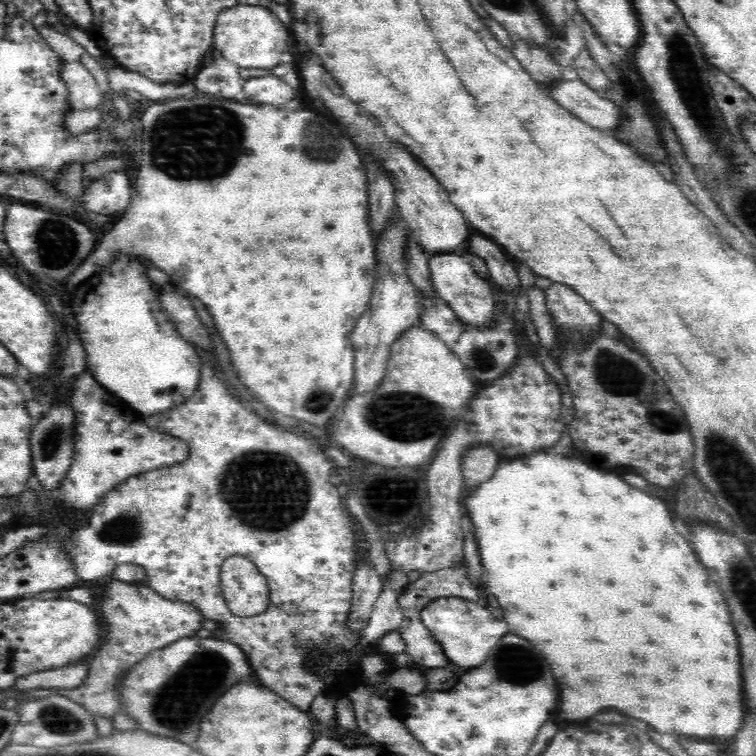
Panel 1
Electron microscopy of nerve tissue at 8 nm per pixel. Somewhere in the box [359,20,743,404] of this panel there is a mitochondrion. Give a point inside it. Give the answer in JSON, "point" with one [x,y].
{"point":[707,121]}

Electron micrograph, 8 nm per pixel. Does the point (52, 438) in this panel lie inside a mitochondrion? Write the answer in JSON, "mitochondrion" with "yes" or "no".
{"mitochondrion":"yes"}

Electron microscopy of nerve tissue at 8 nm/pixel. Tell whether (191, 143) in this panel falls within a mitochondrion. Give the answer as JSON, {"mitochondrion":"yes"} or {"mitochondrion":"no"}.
{"mitochondrion":"yes"}

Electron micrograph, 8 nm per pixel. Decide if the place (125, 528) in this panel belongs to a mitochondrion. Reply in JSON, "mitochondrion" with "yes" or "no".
{"mitochondrion":"yes"}

